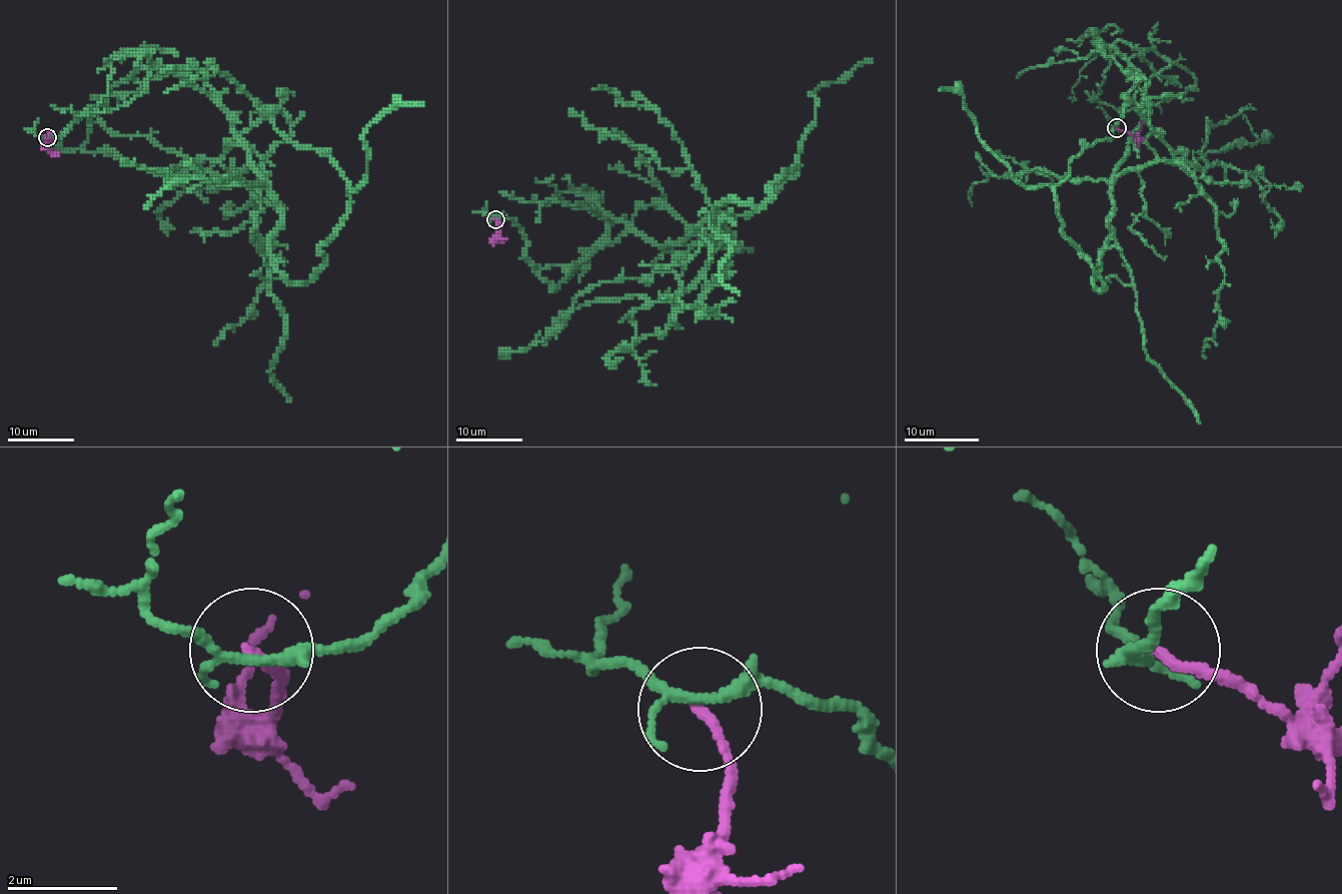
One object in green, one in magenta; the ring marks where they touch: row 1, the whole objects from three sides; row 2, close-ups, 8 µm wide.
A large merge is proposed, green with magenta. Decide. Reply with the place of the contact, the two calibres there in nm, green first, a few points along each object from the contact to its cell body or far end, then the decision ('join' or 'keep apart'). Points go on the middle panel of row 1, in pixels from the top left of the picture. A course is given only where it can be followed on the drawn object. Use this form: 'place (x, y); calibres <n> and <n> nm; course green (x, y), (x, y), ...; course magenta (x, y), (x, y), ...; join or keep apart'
place (495, 219); calibres 170 and 180 nm; course green (495, 218), (522, 229), (555, 289), (641, 206), (710, 236), (798, 171), (812, 95), (873, 60); course magenta (495, 219), (498, 226), (495, 241), (502, 241); keep apart

